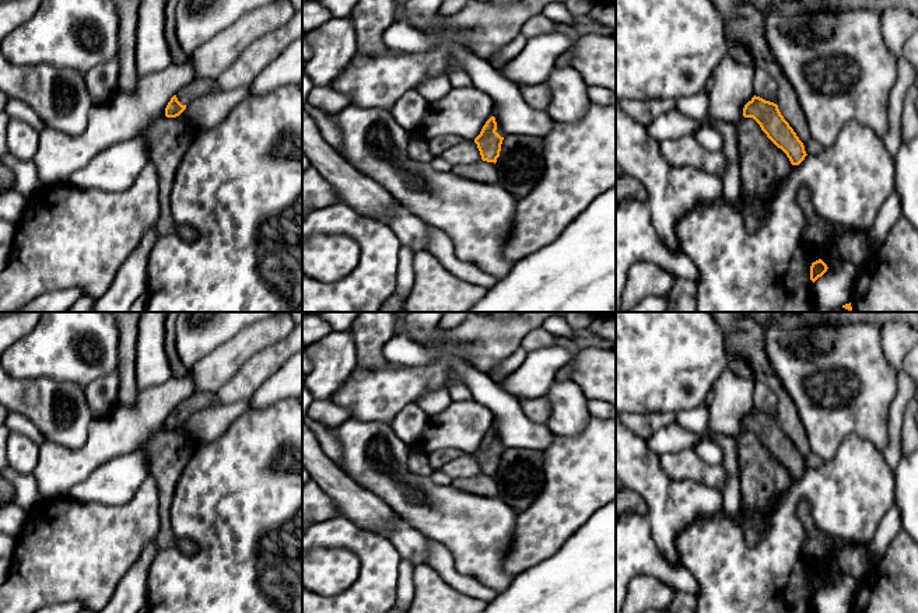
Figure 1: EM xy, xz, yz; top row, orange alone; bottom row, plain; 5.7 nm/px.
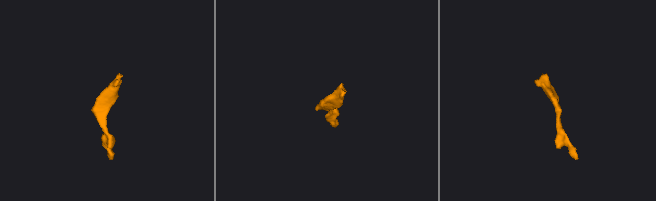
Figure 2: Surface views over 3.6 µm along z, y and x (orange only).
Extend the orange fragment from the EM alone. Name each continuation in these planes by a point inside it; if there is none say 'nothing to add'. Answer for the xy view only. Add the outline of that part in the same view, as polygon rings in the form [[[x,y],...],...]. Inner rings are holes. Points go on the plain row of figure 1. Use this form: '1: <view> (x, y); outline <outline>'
1: xy (199, 400); outline [[[196,392],[190,397],[181,402],[176,407],[178,414],[182,418],[189,418],[193,413],[210,407],[217,399],[217,393],[211,392]]]

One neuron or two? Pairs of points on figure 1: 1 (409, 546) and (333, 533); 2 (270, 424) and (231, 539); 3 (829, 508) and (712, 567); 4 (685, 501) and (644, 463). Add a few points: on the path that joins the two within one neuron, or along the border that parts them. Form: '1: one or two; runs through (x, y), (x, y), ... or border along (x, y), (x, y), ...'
1: two; border along (386, 538), (402, 559)
2: one; runs through (270, 452), (269, 501), (259, 511)
3: one; runs through (795, 500), (784, 511), (784, 531), (746, 567)
4: one; runs through (673, 496), (652, 475)

